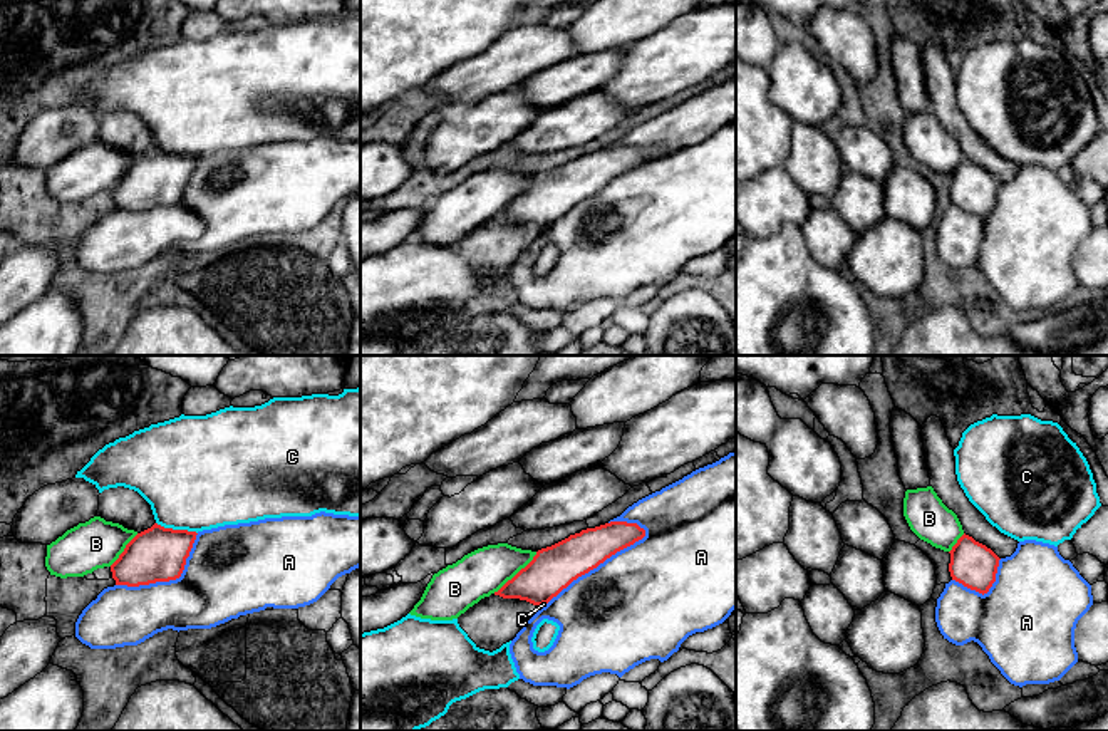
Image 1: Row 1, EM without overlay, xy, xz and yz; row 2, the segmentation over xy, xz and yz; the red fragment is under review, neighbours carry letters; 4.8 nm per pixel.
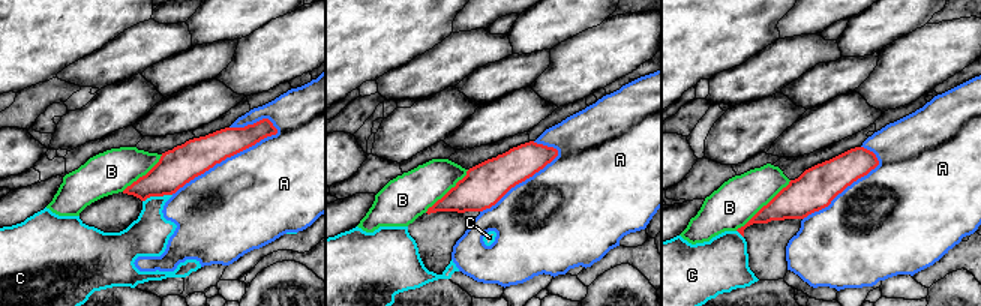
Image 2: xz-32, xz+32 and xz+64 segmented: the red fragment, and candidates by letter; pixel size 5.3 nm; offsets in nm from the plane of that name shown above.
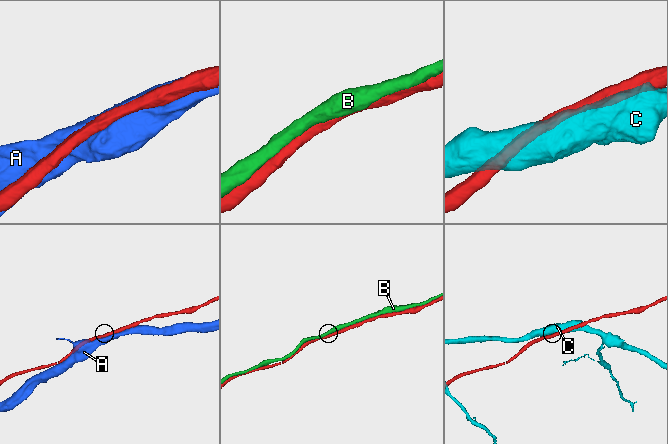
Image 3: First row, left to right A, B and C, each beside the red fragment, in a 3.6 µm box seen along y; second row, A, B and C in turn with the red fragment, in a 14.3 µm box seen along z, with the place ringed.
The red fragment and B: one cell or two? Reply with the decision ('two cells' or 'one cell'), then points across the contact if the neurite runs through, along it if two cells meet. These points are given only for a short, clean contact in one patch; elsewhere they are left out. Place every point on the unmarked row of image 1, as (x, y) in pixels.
one cell

